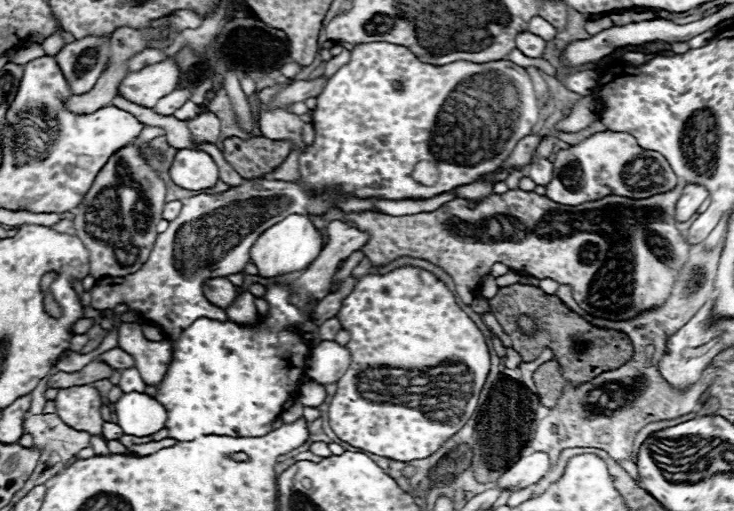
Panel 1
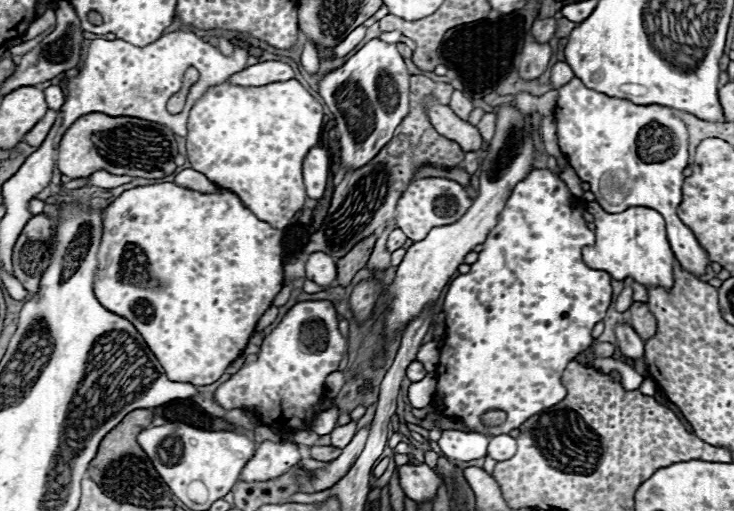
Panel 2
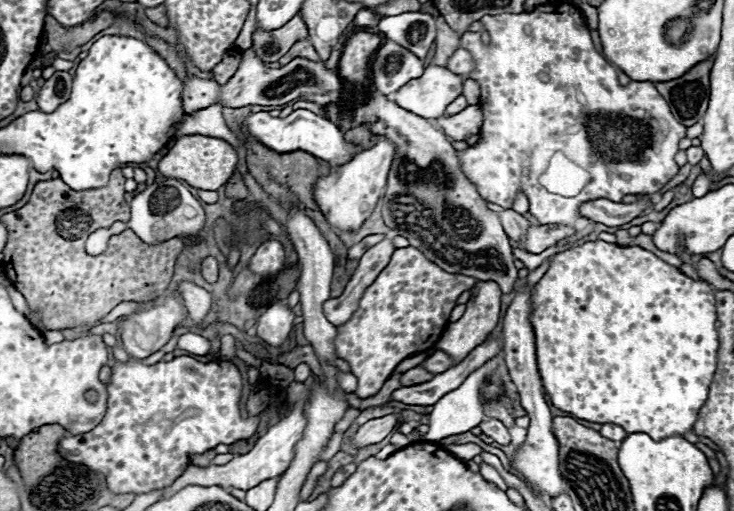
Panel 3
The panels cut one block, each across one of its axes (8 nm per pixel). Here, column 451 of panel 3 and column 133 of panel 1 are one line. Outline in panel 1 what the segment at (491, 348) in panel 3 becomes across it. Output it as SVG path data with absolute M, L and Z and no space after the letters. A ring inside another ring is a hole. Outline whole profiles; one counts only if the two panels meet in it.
M136 368L122 370L122 378L120 378L118 386L120 386L122 392L144 392L146 390L146 384L140 378L140 374L138 374Z

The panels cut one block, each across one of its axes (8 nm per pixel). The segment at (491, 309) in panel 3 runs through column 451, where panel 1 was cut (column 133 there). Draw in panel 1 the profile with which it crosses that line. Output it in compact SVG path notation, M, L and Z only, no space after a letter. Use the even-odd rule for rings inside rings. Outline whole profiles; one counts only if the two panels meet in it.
M126 322L118 332L118 348L132 354L136 368L148 386L162 384L174 352L168 340L150 342L144 338L140 324Z

